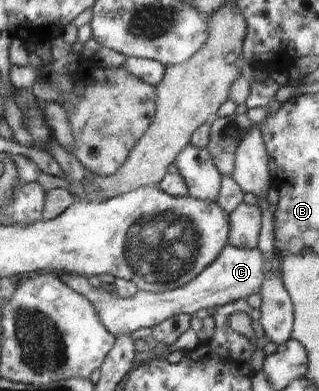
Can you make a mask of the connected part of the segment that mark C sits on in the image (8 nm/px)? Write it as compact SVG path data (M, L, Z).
M227 244L220 256L207 269L204 269L195 279L186 285L176 287L170 291L153 293L138 290L131 297L119 297L117 294L108 293L102 288L93 287L88 281L88 276L75 276L70 279L74 291L86 297L100 321L112 336L126 333L130 335L139 329L152 328L166 319L179 314L194 315L200 309L216 309L226 303L247 299L253 293L259 293L266 271L281 271L280 258L272 261L263 261L262 253L256 249L238 249Z

